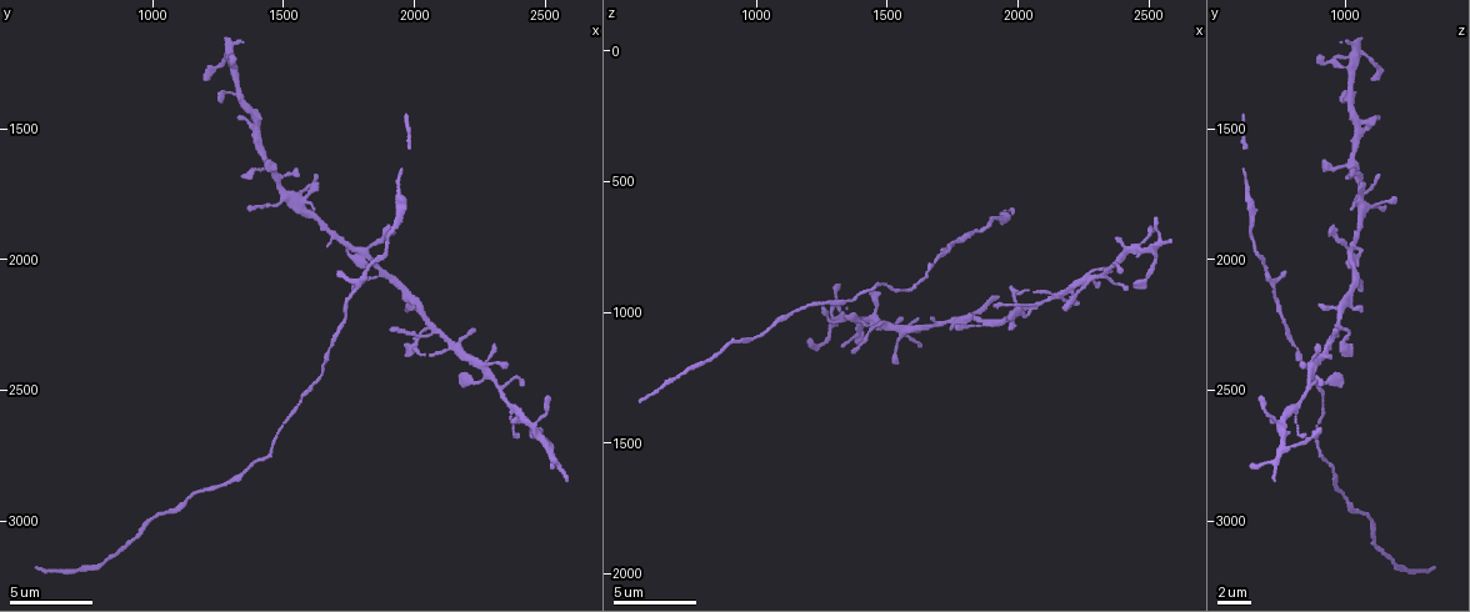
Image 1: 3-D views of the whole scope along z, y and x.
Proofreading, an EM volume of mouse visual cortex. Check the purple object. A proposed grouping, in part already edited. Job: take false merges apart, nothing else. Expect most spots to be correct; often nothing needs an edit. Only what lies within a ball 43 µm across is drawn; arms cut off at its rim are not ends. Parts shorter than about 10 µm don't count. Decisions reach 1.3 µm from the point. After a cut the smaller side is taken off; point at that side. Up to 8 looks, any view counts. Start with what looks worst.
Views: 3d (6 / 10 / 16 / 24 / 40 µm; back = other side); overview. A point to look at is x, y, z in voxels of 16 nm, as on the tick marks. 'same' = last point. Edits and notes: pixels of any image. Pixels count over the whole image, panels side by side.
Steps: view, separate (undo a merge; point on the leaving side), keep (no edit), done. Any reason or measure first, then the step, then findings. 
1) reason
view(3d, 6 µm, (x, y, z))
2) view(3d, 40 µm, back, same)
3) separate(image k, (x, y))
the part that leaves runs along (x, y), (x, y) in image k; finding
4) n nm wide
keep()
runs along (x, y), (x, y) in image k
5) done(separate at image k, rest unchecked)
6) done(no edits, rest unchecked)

arms part here
view(3d, 10 µm, (1830, 1990, 1030))

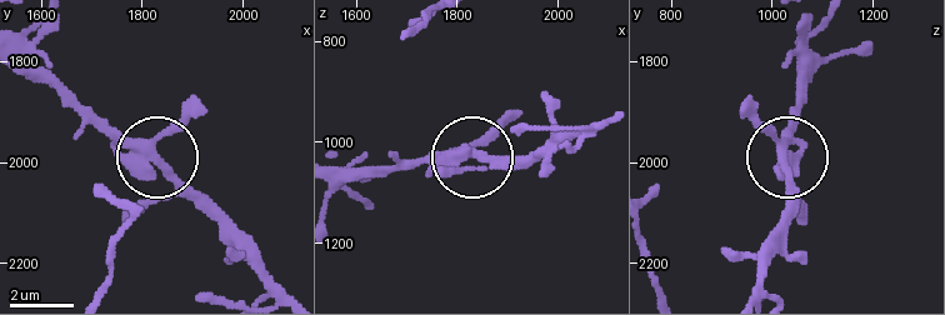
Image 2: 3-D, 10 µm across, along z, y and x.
3 arms
keep()
all the same cell

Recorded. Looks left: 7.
small branch off a trunk
view(3d, 10 µm, (2280, 2440, 870))

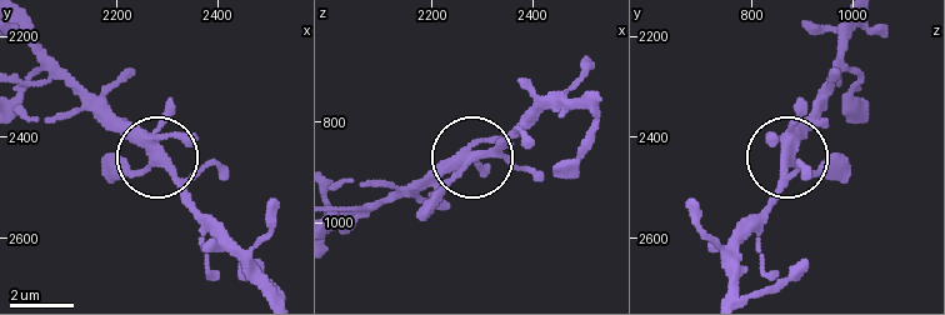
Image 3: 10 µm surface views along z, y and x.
310 nm wide
keep()
continuous, no second cell

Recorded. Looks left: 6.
sudden change in width
view(3d, 6 µm, (2030, 2210, 980))

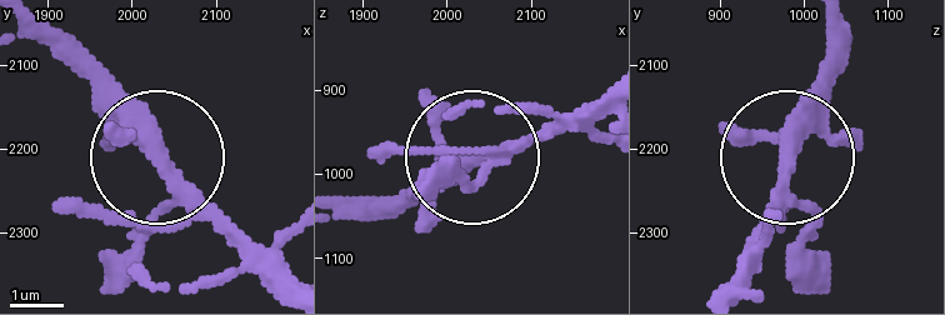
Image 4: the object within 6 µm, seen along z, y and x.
290 nm wide
keep()
continuous, no second cell

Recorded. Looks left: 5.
calibre changes
view(3d, 16 µm, (1920, 1890, 650))

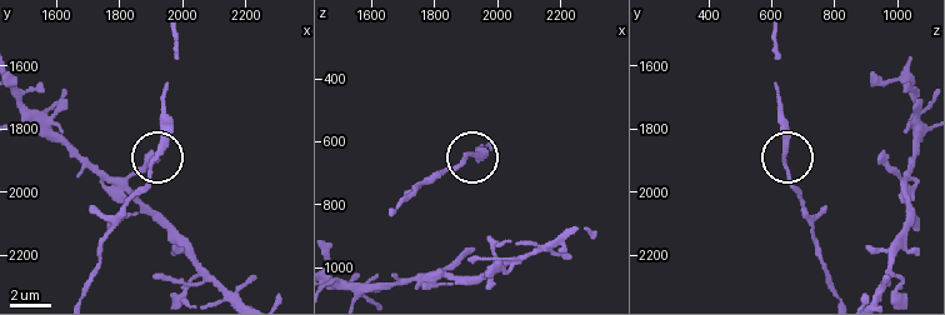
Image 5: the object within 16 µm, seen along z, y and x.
230 nm wide
keep()
runs along (829, 275), (819, 256), (813, 216), (789, 176), (784, 108) in image 5; one cell here

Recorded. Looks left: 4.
done(no edits, rest unchecked)

